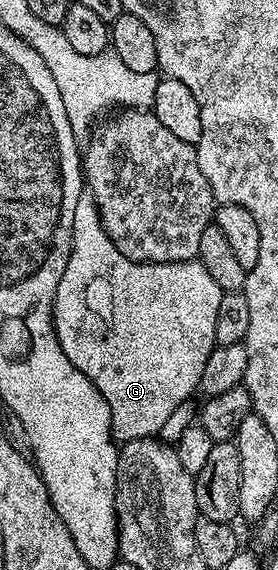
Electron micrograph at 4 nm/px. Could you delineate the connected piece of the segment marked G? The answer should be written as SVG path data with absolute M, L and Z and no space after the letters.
M84 193L77 201L77 209L73 209L73 237L71 238L71 252L69 253L69 265L65 265L65 273L61 273L61 285L57 285L55 294L55 304L51 310L51 321L55 324L55 336L69 361L97 385L101 397L109 405L111 414L111 434L115 437L116 444L122 445L134 439L150 439L158 436L161 425L169 421L173 414L173 409L177 405L184 403L186 399L192 398L199 391L201 373L205 373L205 361L209 361L209 353L217 345L215 334L217 333L217 311L220 308L224 291L209 277L209 273L198 261L190 263L134 263L132 259L127 259L109 241L109 233L105 233L103 222L99 220L99 210L89 193Z

